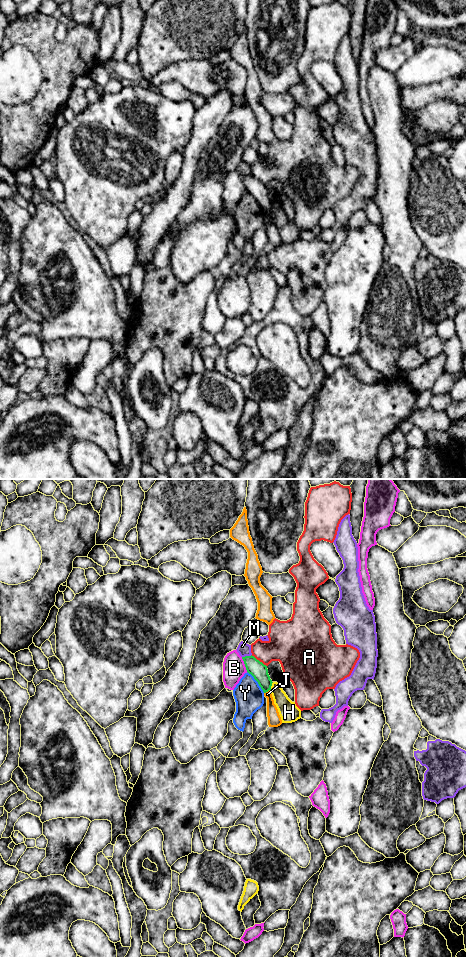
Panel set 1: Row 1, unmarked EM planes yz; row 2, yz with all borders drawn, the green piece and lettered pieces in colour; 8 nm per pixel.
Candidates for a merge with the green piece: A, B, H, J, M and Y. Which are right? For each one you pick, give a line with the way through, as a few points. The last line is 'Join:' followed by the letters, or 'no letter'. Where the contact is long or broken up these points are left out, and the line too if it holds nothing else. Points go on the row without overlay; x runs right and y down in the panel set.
Join: no letter

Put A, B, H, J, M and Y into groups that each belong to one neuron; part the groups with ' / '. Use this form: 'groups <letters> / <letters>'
groups A / B / H / J / M / Y

